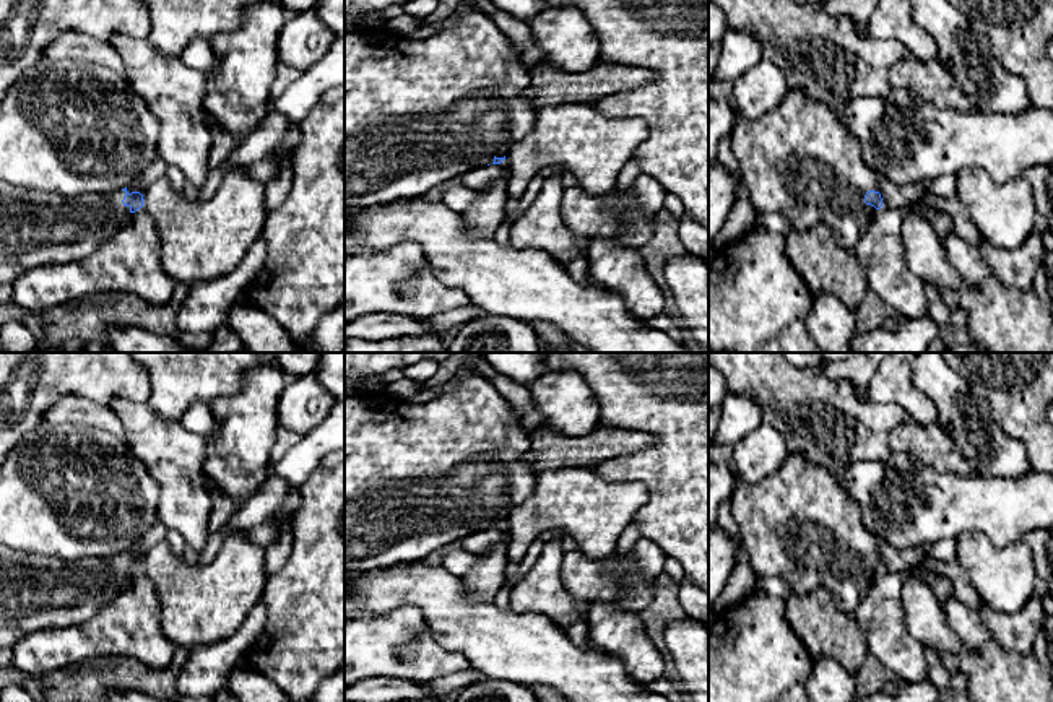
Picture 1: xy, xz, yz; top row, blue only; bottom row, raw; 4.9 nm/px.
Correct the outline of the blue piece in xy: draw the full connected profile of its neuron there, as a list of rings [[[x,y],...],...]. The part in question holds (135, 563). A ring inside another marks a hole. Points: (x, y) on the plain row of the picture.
[[[0,546],[0,648],[37,629],[76,626],[107,606],[143,570],[132,548],[106,559],[65,564]],[[52,574],[70,574],[73,592],[62,603],[49,593]]]

